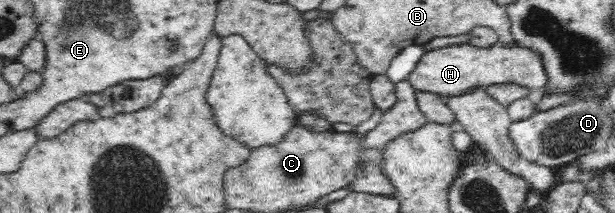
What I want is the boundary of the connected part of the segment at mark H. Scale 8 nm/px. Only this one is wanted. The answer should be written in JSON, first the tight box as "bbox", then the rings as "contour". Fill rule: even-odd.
{"bbox":[409,40,550,99],"contour":[[[498,40],[488,48],[460,44],[427,51],[410,74],[409,81],[414,88],[450,99],[498,85],[514,85],[526,91],[538,91],[549,87],[550,76],[546,71],[545,55],[541,51]]]}

